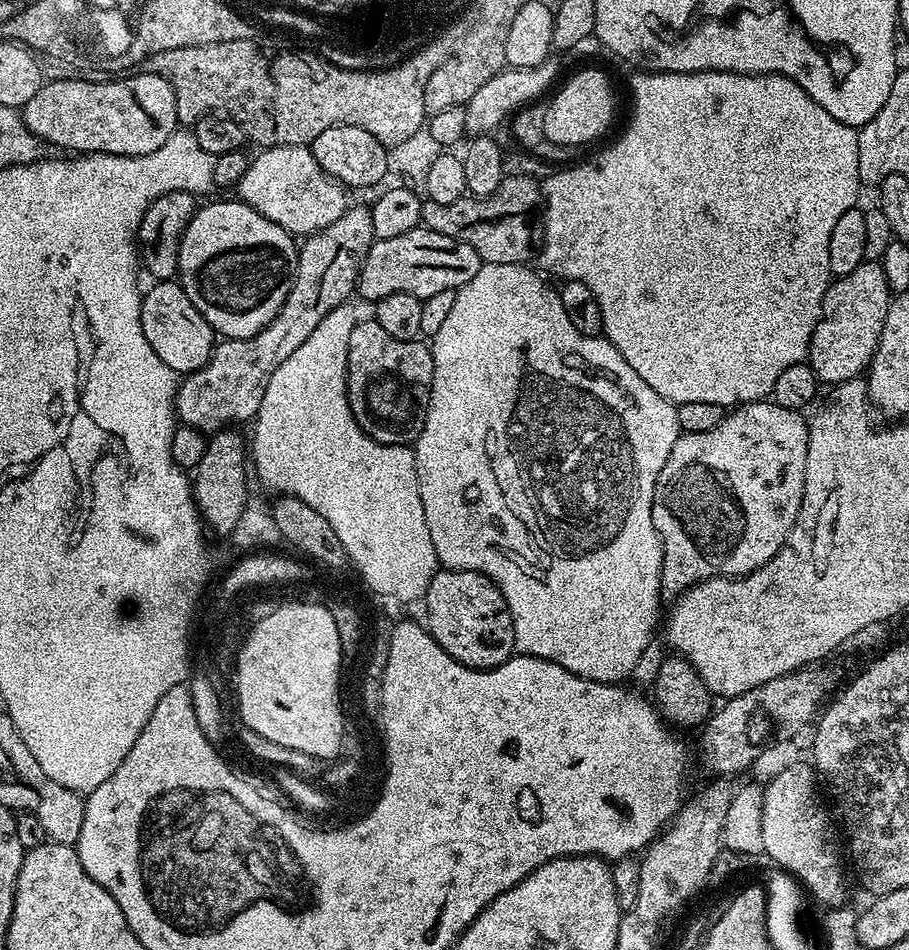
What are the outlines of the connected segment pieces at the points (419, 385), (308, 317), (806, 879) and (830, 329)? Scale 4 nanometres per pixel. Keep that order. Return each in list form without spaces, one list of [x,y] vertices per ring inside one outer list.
[[[372,318],[361,319],[354,326],[354,330],[350,330],[346,395],[356,424],[371,440],[376,440],[380,444],[412,446],[422,434],[428,403],[432,397],[434,358],[431,347],[427,343],[420,343],[419,339],[403,340],[386,334],[386,330],[382,330],[382,326],[378,326]]]
[[[349,207],[348,211],[341,214],[337,220],[307,237],[298,248],[292,288],[288,291],[286,302],[278,310],[275,318],[257,336],[251,336],[249,340],[221,339],[213,347],[211,360],[197,372],[187,373],[179,381],[175,403],[179,423],[196,428],[205,434],[215,434],[235,425],[232,424],[235,420],[251,421],[260,411],[264,391],[274,370],[278,370],[278,366],[282,366],[282,362],[286,362],[286,358],[290,358],[290,354],[294,354],[294,350],[298,350],[298,346],[302,346],[302,342],[306,342],[306,338],[310,338],[310,334],[318,330],[318,322],[322,322],[322,318],[326,318],[330,310],[334,310],[340,304],[349,303],[348,295],[357,291],[360,266],[367,258],[368,250],[373,243],[372,214],[367,207]]]
[[[807,763],[789,766],[782,774],[767,781],[763,789],[764,813],[762,814],[762,842],[764,852],[781,869],[802,881],[803,887],[820,900],[832,904],[844,888],[840,873],[840,856],[832,841],[832,824],[828,812],[816,793],[818,776]]]
[[[879,262],[860,264],[850,274],[837,276],[829,283],[806,361],[821,385],[835,386],[857,379],[867,369],[880,341],[889,303],[886,274]]]

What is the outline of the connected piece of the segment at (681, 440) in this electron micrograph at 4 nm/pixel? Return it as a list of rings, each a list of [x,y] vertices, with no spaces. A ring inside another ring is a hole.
[[[753,402],[733,407],[724,417],[724,421],[712,430],[705,432],[686,432],[674,442],[674,450],[670,450],[670,458],[666,458],[666,466],[662,466],[662,474],[658,474],[658,482],[654,486],[654,502],[652,517],[656,532],[660,536],[660,545],[664,547],[664,565],[660,567],[660,591],[665,597],[675,598],[681,592],[691,588],[693,584],[708,580],[712,576],[746,576],[755,568],[760,568],[786,542],[790,530],[800,513],[804,479],[806,478],[806,458],[808,457],[809,425],[803,420],[801,413],[794,408],[783,408],[775,402]]]

